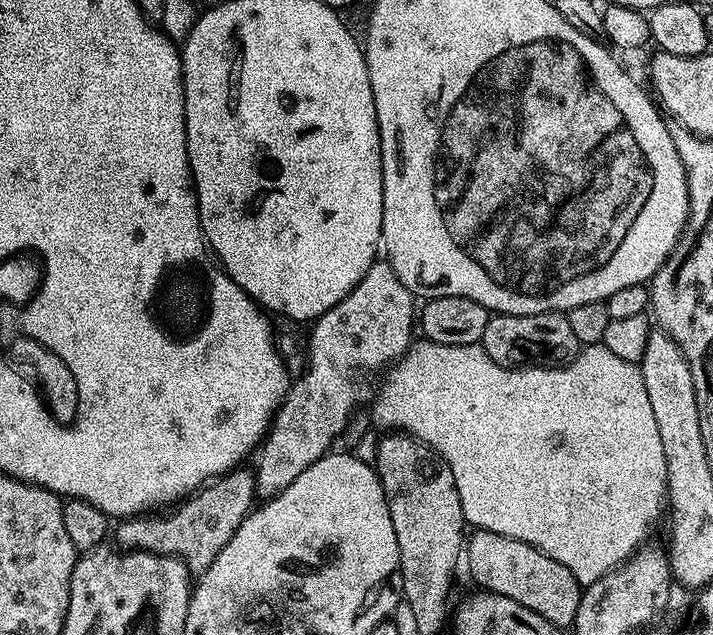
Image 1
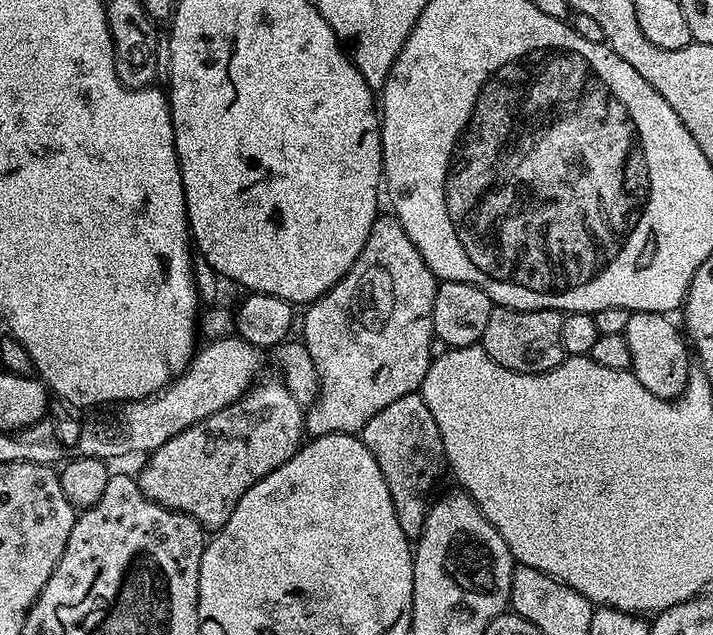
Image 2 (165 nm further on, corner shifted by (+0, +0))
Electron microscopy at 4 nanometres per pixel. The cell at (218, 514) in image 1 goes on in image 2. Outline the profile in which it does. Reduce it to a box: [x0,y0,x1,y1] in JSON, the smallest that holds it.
[138,379,305,530]

